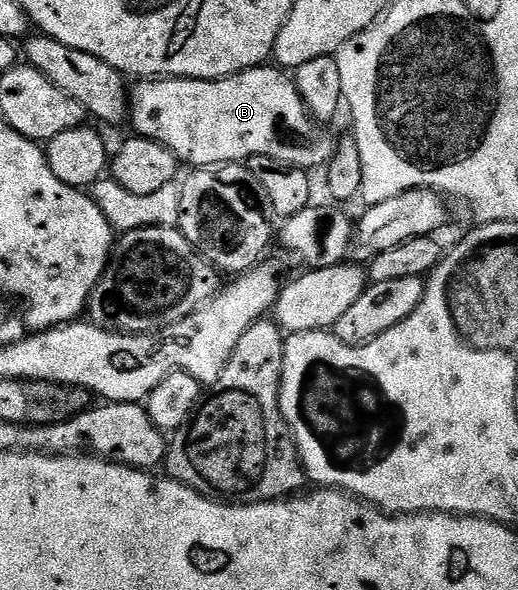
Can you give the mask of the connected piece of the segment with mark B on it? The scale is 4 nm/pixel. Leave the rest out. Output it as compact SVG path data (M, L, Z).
M258 67L256 69L248 69L242 73L236 73L234 77L221 77L217 81L190 81L188 79L141 79L136 82L135 87L132 86L131 92L128 94L128 124L133 124L132 132L138 137L146 137L152 141L157 141L161 145L166 145L172 153L177 157L178 162L189 164L189 167L200 167L202 165L218 165L219 163L227 163L228 161L248 162L250 157L270 157L271 159L279 159L288 165L294 165L306 171L314 171L320 167L328 166L329 160L333 157L333 152L337 149L337 141L328 133L328 128L322 127L315 120L309 111L309 106L305 104L305 100L299 95L296 80L288 72L282 71L280 68Z

